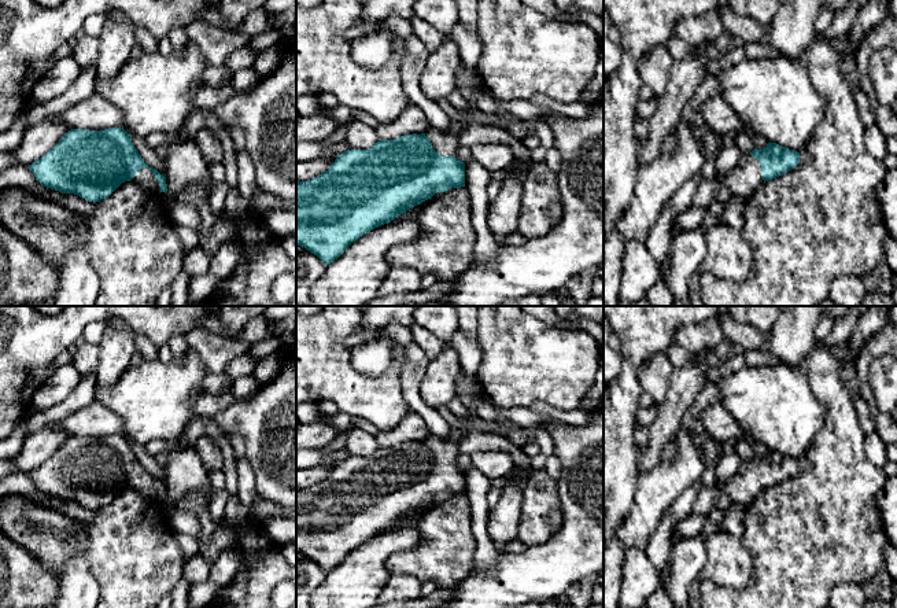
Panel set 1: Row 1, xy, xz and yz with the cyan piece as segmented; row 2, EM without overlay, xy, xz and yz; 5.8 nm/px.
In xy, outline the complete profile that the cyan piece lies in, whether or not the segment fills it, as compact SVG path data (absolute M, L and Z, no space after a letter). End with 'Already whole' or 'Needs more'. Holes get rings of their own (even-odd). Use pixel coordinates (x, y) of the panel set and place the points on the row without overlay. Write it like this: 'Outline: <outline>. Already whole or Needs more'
Outline: M123 435L71 436L29 475L41 493L62 501L78 502L88 509L108 505L125 489L133 489L147 500L167 498L166 484L144 469L132 450L132 443Z. Needs more

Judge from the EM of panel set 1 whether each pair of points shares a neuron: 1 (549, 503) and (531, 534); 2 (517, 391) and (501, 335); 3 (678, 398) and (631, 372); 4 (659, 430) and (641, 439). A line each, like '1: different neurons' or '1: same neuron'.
1: same neuron
2: same neuron
3: different neurons
4: different neurons

